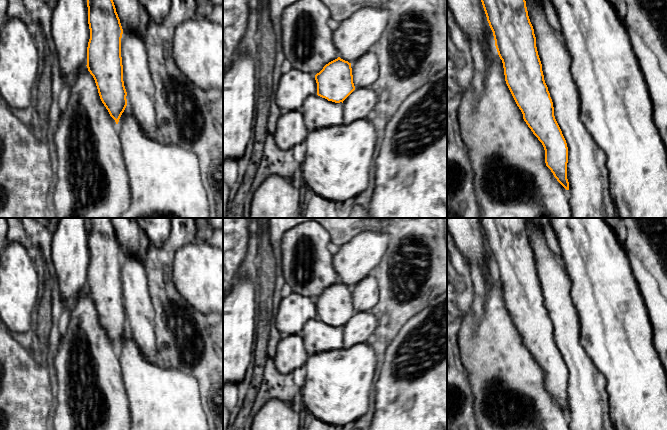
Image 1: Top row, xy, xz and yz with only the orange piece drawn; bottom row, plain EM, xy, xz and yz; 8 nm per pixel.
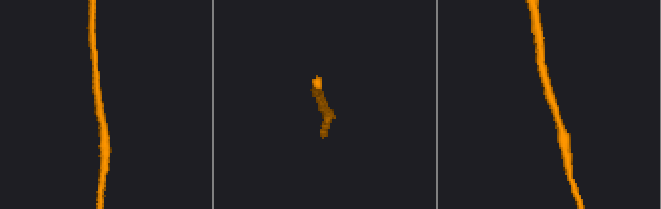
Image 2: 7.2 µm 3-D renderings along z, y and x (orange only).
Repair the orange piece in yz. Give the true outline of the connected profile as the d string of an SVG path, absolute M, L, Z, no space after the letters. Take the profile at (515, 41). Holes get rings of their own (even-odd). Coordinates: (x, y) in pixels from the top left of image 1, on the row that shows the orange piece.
M481 0L503 63L506 84L545 150L545 163L569 190L568 147L554 116L525 0Z

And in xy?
M87 0L90 39L87 47L87 68L93 76L100 99L110 116L118 124L127 106L127 92L123 81L121 38L123 29L113 0Z

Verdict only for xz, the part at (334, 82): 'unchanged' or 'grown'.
unchanged

